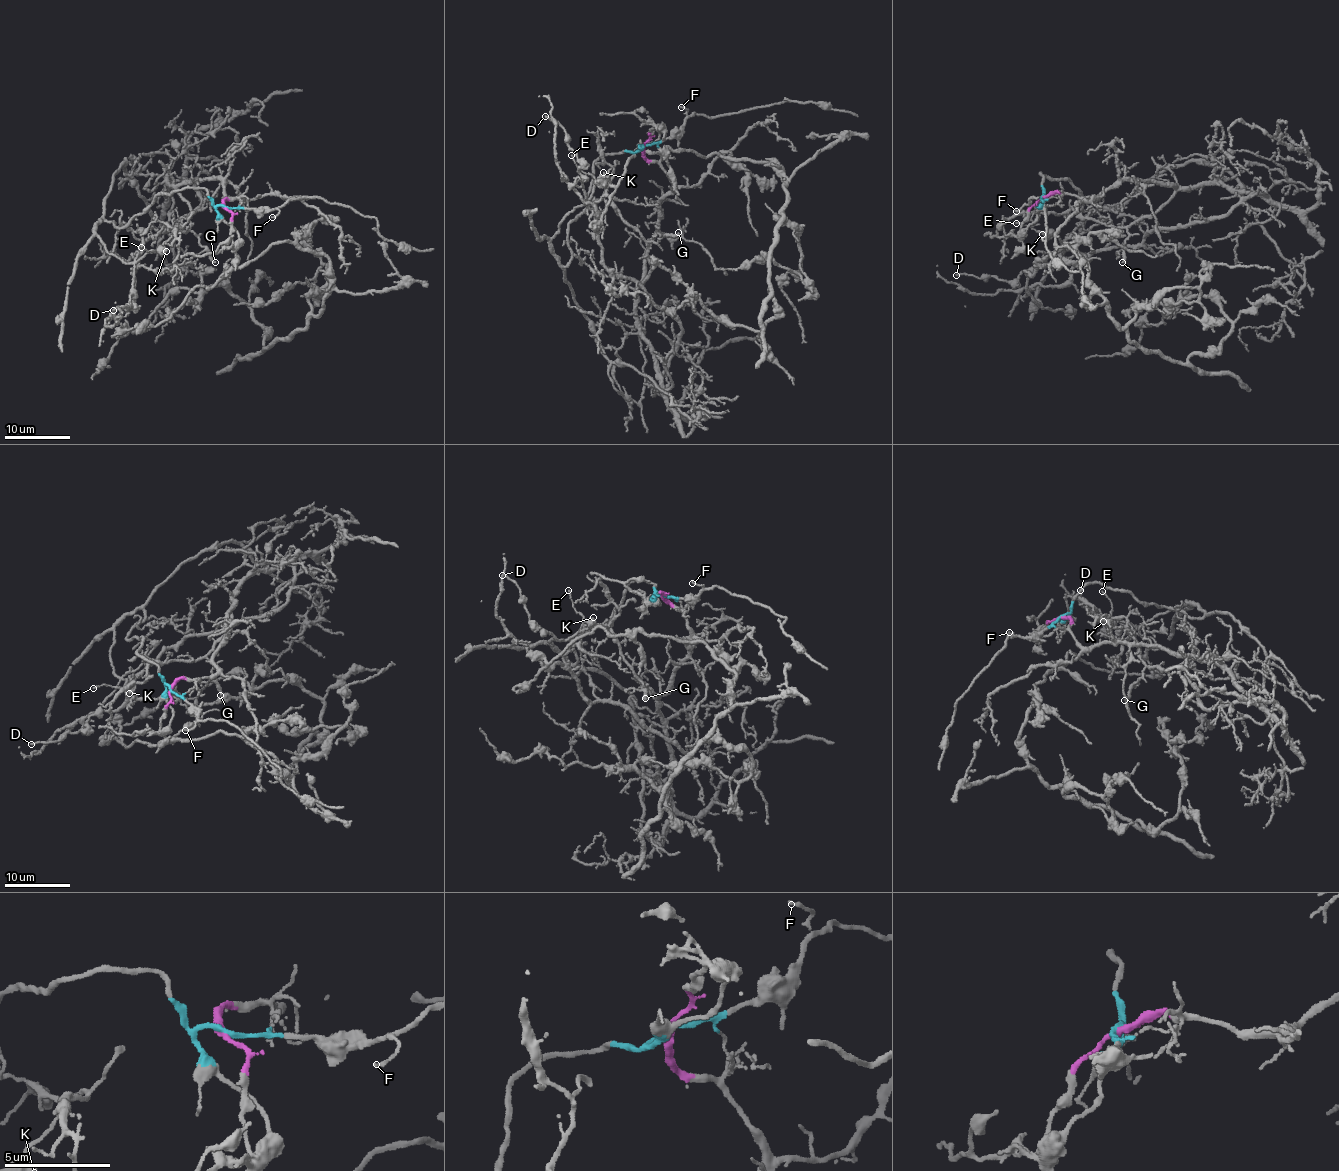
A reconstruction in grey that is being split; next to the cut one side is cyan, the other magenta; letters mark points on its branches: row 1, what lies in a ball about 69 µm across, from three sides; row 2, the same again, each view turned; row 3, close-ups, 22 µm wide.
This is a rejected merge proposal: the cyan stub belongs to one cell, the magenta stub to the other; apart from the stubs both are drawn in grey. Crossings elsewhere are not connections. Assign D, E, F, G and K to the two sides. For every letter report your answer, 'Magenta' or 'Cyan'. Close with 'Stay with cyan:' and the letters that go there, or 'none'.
D: Cyan
E: Cyan
F: Cyan
G: Magenta
K: Cyan
Stay with cyan: D, E, F, K

